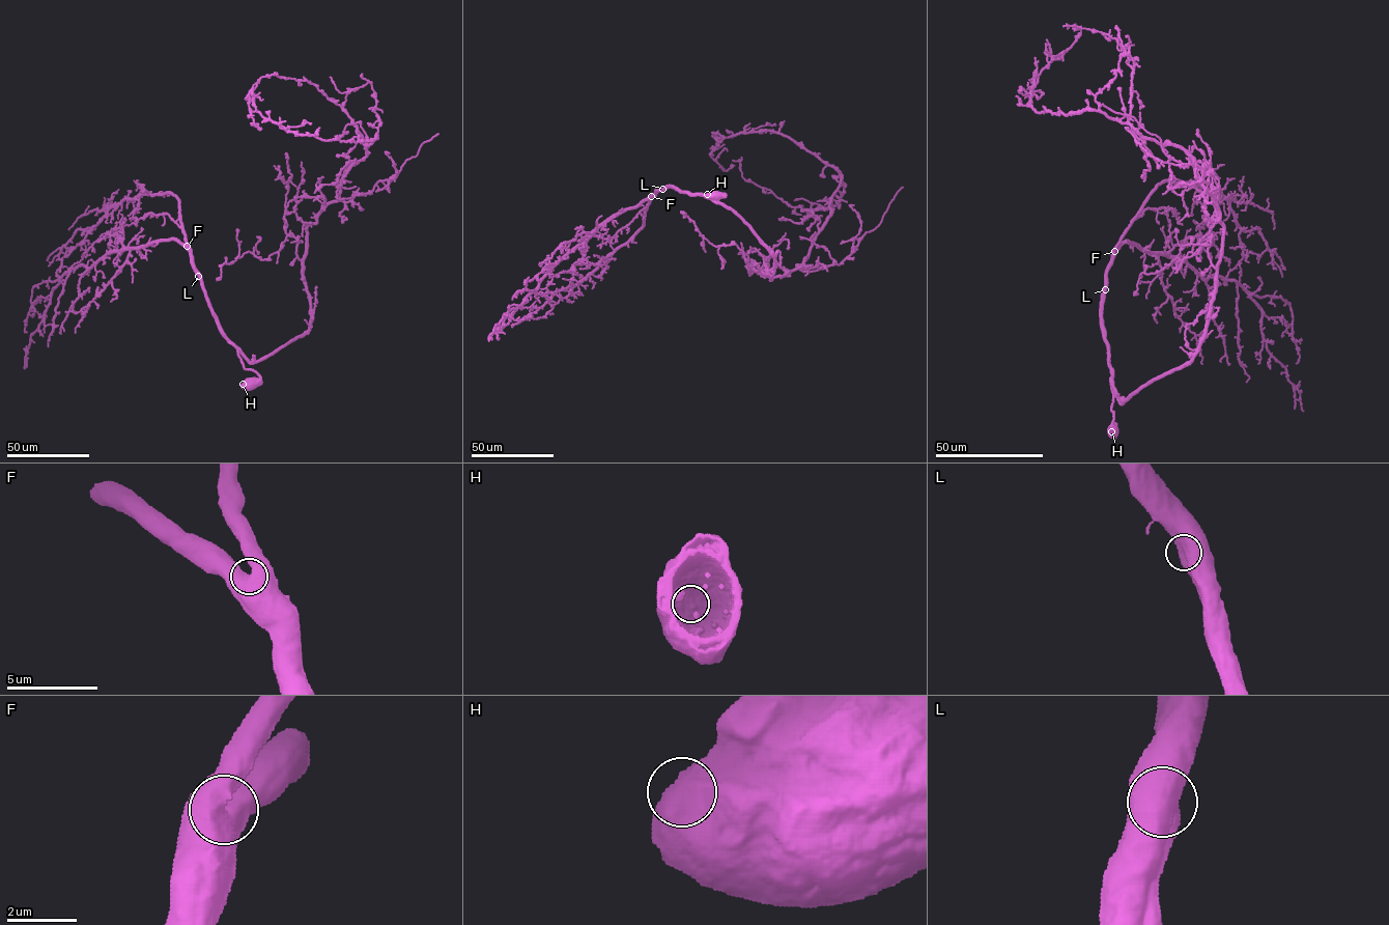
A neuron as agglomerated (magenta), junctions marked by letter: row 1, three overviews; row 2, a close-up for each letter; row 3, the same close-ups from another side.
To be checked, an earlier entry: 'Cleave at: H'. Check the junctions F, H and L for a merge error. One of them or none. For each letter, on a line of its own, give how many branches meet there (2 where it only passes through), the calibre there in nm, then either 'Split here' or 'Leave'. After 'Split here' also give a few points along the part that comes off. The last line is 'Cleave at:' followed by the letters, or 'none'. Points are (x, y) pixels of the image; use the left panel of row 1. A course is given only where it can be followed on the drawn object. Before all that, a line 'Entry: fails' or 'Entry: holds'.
Entry: fails
F: Branches: 1. Thickness 900 nm. Leave
H: Branches: 1. Thickness 900 nm. Leave
L: Branches: 1. Thickness 950 nm. Leave
Cleave at: none

